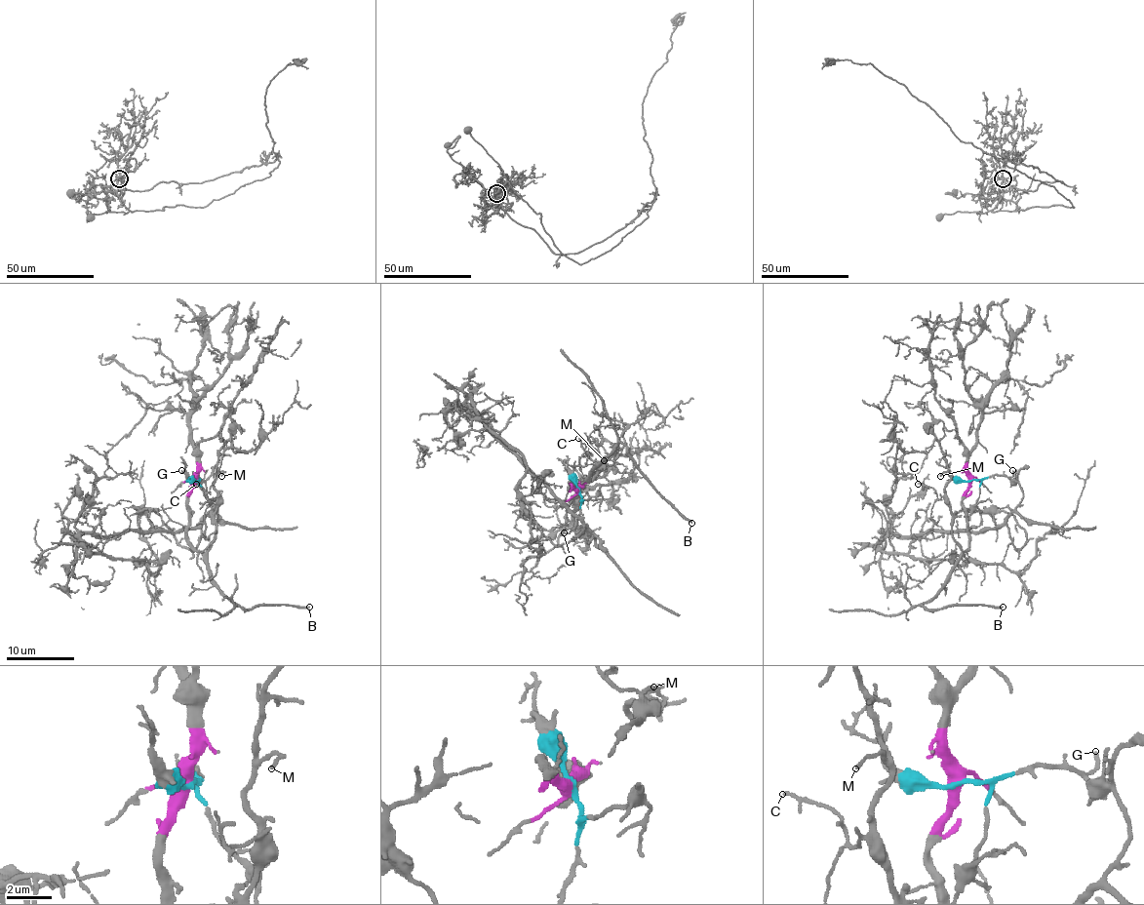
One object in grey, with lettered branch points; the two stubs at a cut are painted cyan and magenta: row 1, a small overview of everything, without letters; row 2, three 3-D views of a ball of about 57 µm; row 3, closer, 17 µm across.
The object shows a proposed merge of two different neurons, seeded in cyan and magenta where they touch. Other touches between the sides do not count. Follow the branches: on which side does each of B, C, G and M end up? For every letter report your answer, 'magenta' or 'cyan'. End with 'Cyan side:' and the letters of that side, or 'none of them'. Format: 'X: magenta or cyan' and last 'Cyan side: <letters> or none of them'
B: magenta
C: magenta
G: cyan
M: magenta
Cyan side: G

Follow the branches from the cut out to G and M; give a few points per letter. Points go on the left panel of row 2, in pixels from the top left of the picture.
G: (197, 481), (199, 478), (195, 474), (188, 478), (181, 471)
M: (197, 481), (188, 501), (186, 539), (206, 551), (216, 532), (214, 483), (222, 471), (220, 476)

